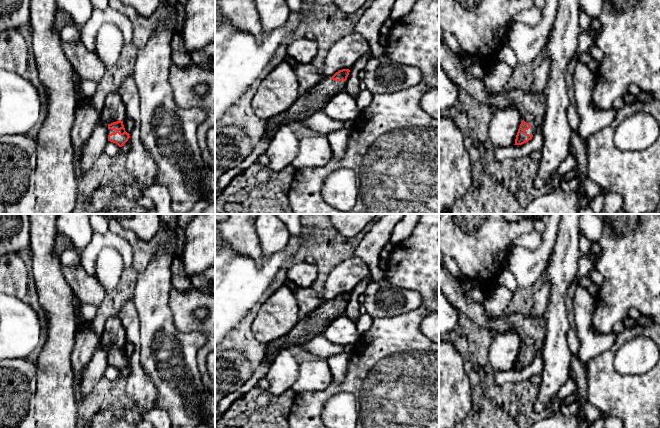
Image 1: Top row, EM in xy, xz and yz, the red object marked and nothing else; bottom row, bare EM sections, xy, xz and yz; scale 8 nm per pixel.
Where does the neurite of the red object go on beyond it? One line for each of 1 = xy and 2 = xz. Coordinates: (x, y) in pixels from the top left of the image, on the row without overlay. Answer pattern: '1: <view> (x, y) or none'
1: xy (113, 334)
2: xz (315, 324)

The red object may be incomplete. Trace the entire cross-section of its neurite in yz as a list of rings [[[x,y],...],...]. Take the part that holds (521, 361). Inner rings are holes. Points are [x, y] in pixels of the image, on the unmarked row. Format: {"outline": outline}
{"outline": [[[439,266],[439,290],[442,291],[450,303],[457,308],[457,310],[466,315],[476,324],[484,327],[493,333],[504,333],[512,328],[519,336],[522,342],[520,351],[518,353],[515,368],[522,369],[532,363],[537,354],[541,354],[546,337],[546,321],[545,317],[531,317],[525,316],[521,313],[504,314],[500,317],[489,317],[481,303],[471,300],[466,294],[461,283],[452,276],[445,268]]]}

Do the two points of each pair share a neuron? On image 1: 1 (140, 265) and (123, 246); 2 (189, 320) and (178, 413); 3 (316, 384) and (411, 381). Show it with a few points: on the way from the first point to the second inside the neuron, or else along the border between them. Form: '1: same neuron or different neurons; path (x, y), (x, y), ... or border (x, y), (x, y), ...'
1: different neurons; border (120, 237), (131, 247), (132, 266)
2: different neurons; border (173, 314), (173, 325), (179, 331), (192, 332)
3: different neurons; border (332, 381), (320, 391), (307, 392)

